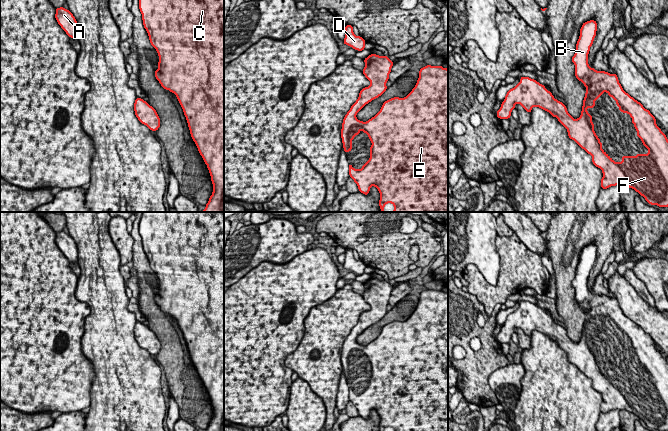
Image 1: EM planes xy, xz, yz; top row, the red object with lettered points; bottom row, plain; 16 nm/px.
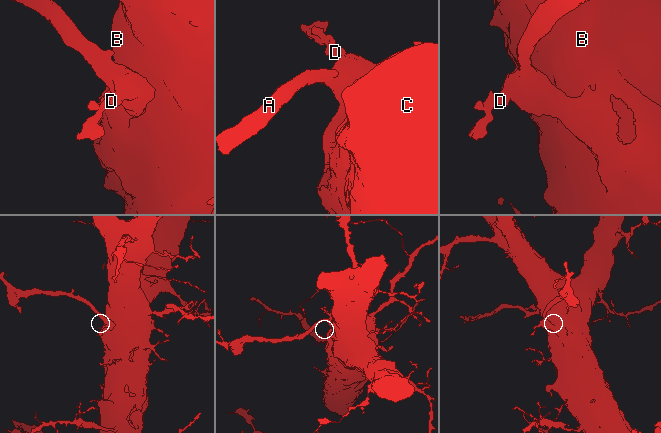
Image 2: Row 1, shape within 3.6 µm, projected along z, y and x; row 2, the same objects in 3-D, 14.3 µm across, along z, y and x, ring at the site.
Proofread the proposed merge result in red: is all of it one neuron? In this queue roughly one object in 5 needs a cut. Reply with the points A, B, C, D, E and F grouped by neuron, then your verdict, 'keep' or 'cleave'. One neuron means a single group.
A B C D E F | keep

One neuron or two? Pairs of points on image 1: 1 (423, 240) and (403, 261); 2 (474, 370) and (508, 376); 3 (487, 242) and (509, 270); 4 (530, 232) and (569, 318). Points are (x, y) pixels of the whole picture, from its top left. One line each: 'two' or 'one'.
1: one
2: two
3: two
4: two

